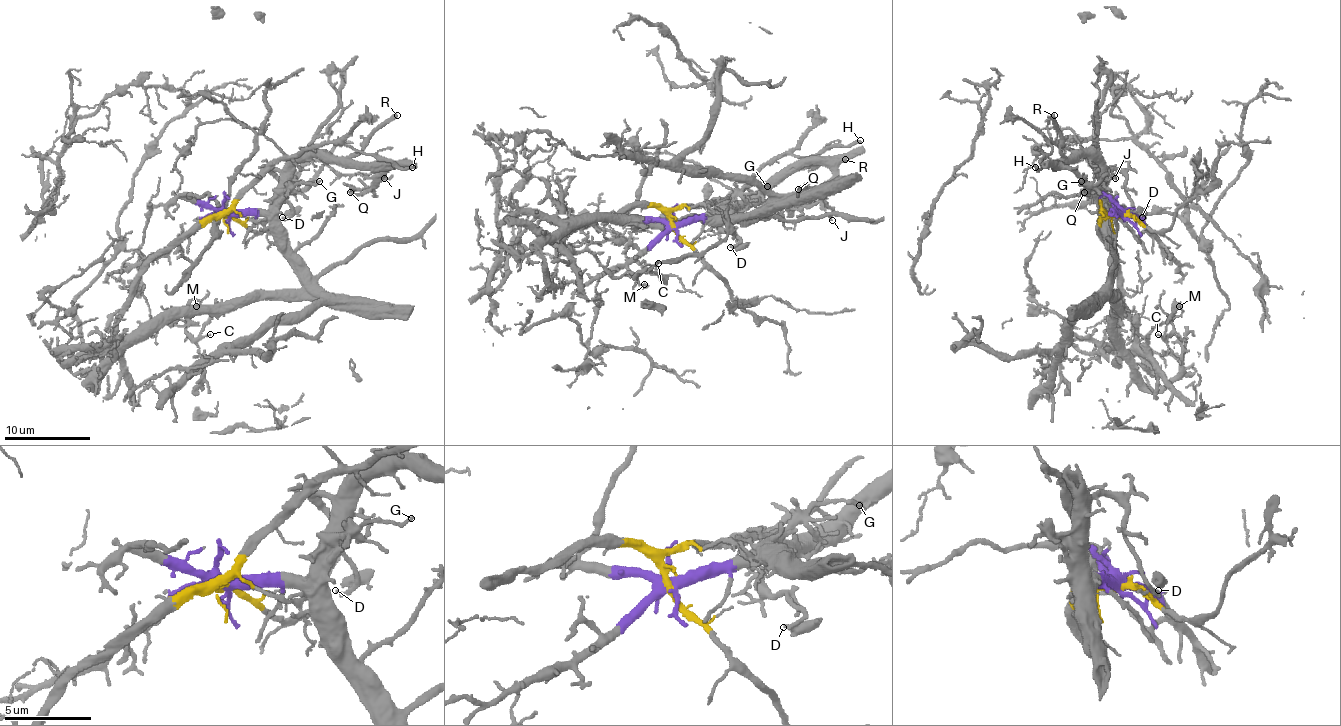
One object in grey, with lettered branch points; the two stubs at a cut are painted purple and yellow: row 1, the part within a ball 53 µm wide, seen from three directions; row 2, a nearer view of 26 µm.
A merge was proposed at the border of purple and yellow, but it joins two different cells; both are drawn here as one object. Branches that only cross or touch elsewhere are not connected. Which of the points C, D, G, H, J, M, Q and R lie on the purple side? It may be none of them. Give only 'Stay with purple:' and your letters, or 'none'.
Stay with purple: D, G, J, Q, R

